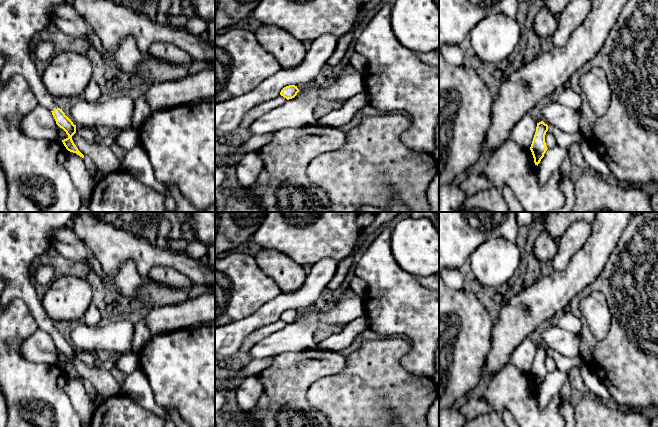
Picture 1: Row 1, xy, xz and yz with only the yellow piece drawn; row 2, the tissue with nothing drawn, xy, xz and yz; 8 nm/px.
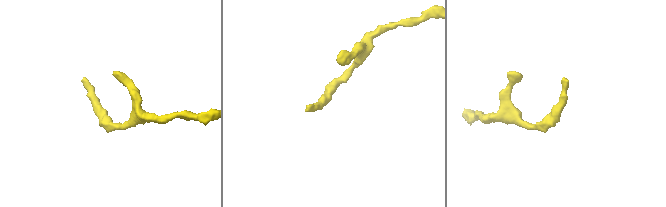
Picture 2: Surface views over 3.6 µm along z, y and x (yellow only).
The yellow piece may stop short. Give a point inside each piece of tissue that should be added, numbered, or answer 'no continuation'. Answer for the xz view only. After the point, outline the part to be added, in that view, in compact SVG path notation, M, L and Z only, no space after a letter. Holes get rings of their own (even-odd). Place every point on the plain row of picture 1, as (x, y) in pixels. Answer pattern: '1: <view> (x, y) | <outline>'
no continuation

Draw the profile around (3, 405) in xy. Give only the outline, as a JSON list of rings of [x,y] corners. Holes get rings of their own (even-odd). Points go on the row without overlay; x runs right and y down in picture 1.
[[[0,388],[0,427],[8,427],[8,406]]]

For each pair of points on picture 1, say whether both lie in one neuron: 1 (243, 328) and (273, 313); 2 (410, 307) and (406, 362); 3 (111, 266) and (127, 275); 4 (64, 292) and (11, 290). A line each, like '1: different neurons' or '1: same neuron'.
1: same neuron
2: same neuron
3: different neurons
4: different neurons

